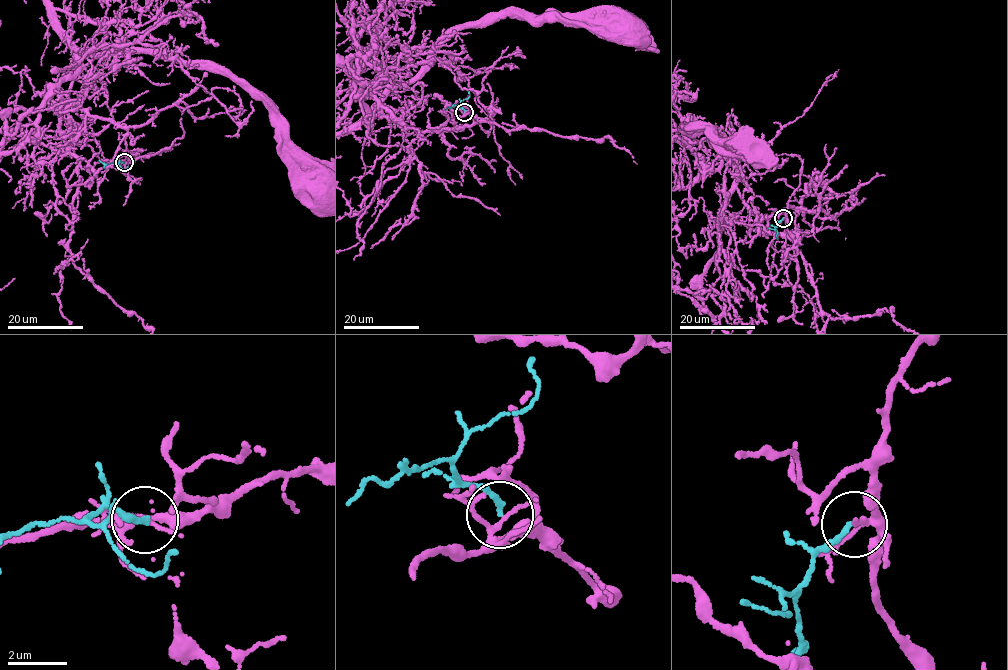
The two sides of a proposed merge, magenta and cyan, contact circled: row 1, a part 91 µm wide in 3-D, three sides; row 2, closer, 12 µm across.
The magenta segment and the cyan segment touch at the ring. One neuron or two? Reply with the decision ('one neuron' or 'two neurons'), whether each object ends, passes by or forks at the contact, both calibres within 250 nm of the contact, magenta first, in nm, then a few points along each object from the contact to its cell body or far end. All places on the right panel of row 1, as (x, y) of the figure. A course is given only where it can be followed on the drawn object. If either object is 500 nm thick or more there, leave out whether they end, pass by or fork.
two neurons; magenta forks there; cyan ends there; 140 nm thick on the magenta side, 170 nm on the other; magenta runs (783, 217), (796, 240), (751, 227), (710, 130), (685, 131), (762, 143); cyan runs (783, 218), (776, 228), (777, 233)

